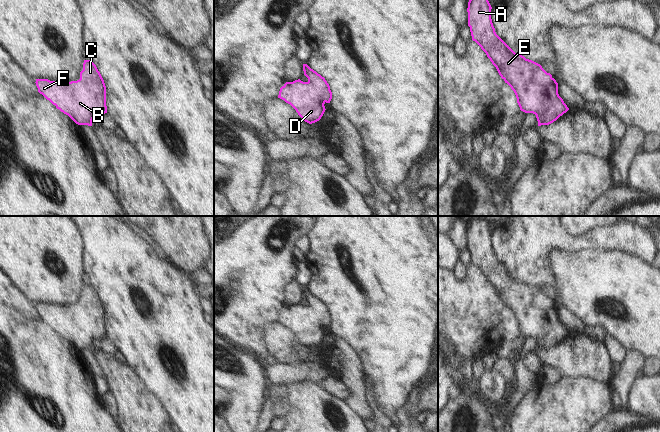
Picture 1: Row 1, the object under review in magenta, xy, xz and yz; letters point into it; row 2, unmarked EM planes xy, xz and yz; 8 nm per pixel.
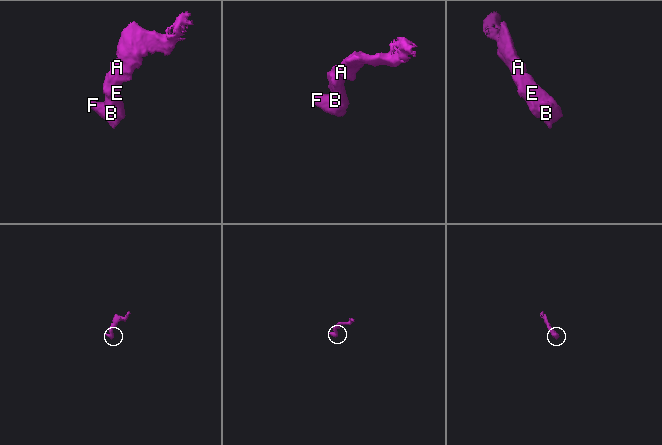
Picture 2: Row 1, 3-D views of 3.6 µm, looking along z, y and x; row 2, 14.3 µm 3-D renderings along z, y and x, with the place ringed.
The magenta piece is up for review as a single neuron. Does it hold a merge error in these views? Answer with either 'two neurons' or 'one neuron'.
one neuron

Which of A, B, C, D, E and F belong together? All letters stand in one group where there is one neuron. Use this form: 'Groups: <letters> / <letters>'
Groups: A B C D E F.

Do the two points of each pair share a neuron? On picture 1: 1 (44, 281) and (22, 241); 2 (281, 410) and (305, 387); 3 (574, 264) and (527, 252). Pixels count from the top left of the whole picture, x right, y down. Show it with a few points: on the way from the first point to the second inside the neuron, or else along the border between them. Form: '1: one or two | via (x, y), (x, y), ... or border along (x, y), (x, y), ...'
1: one | via (44, 271), (40, 259), (32, 251)
2: two | border along (285, 398), (289, 410), (281, 417)
3: two | border along (556, 245), (552, 245), (546, 255), (552, 280)

